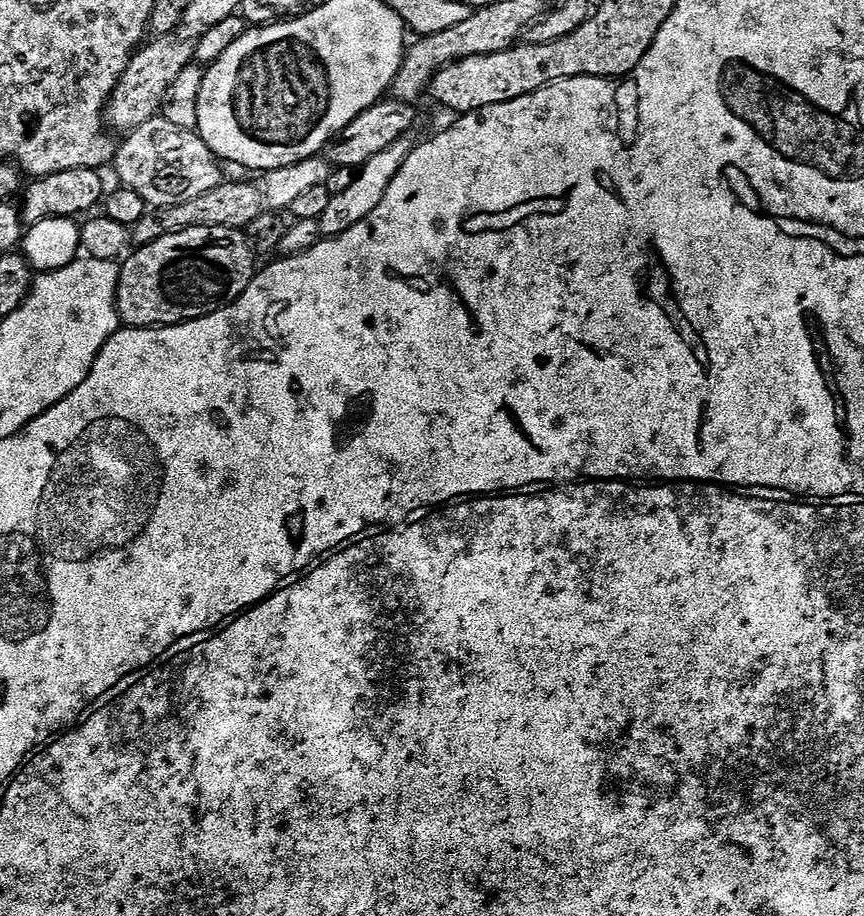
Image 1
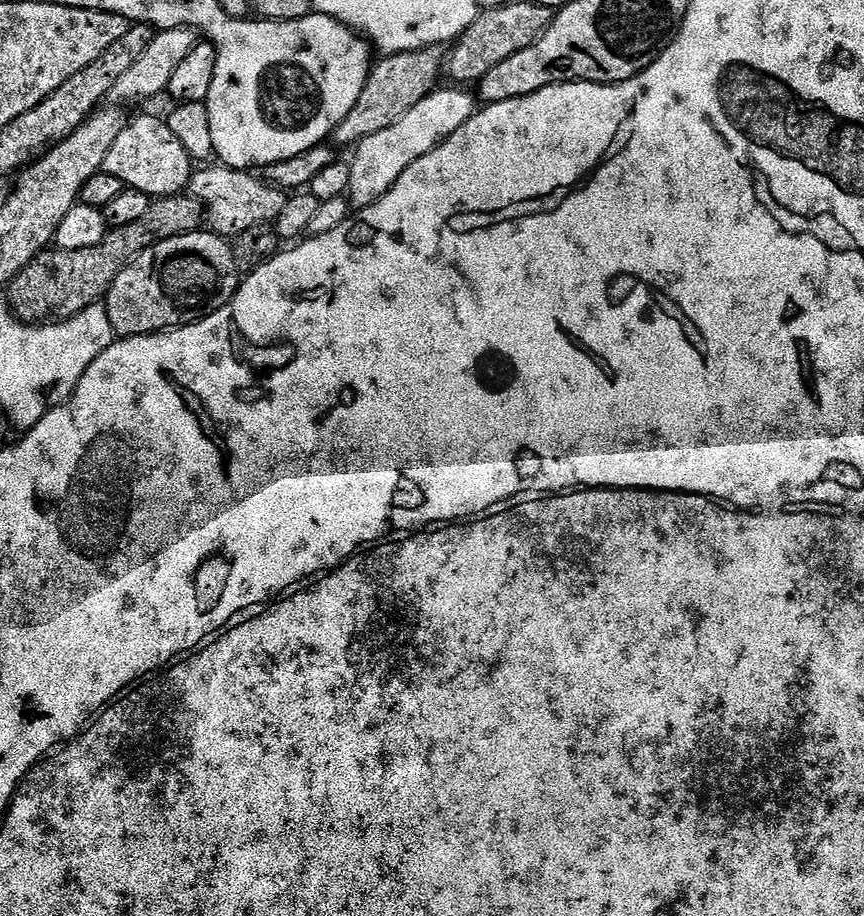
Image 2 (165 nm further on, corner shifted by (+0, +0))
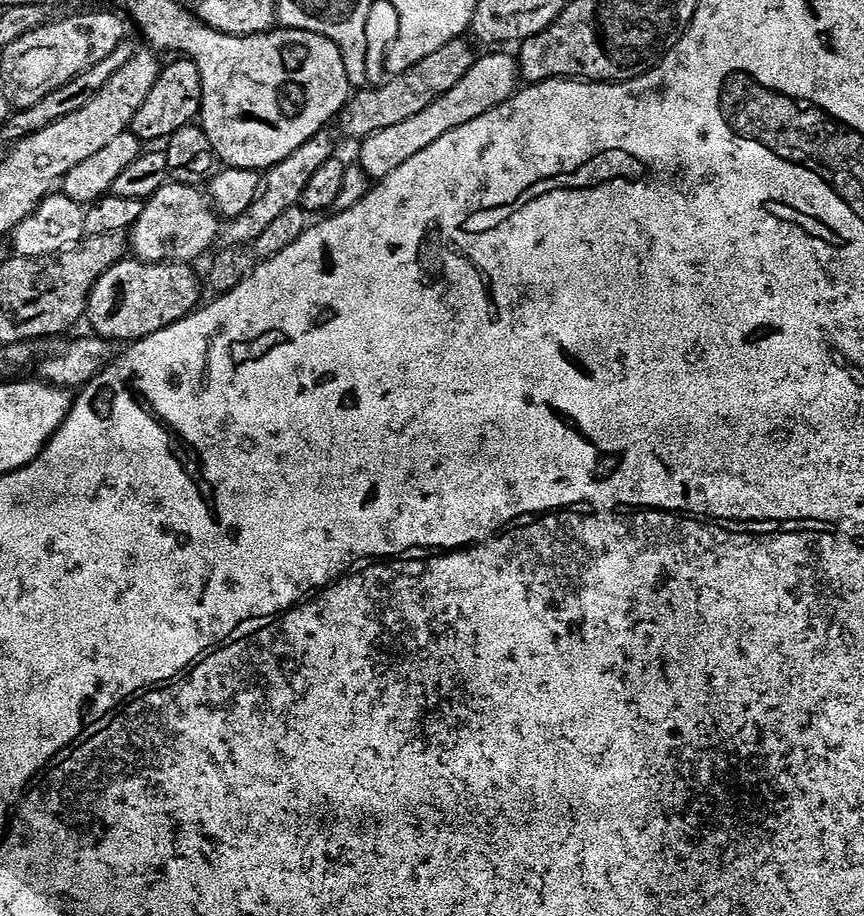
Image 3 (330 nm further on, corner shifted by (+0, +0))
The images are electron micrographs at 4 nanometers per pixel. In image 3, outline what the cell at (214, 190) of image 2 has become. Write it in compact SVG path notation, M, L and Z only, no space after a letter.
M163 184L145 203L142 218L130 232L130 248L137 257L149 262L196 262L203 252L212 248L216 235L221 235L221 217L217 209L196 188L188 184Z

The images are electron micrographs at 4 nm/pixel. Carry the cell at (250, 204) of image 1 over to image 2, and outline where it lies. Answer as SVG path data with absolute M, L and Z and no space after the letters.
M177 194L153 199L150 210L146 210L143 218L138 222L130 222L130 226L122 226L109 231L98 246L90 246L82 250L45 250L36 257L32 263L27 264L10 285L10 307L18 320L25 322L52 322L69 320L80 312L85 312L91 304L99 304L105 299L121 270L131 264L137 256L140 256L153 244L160 240L169 240L175 236L181 236L187 232L199 232L206 220L206 209L199 200L195 200L191 194Z

